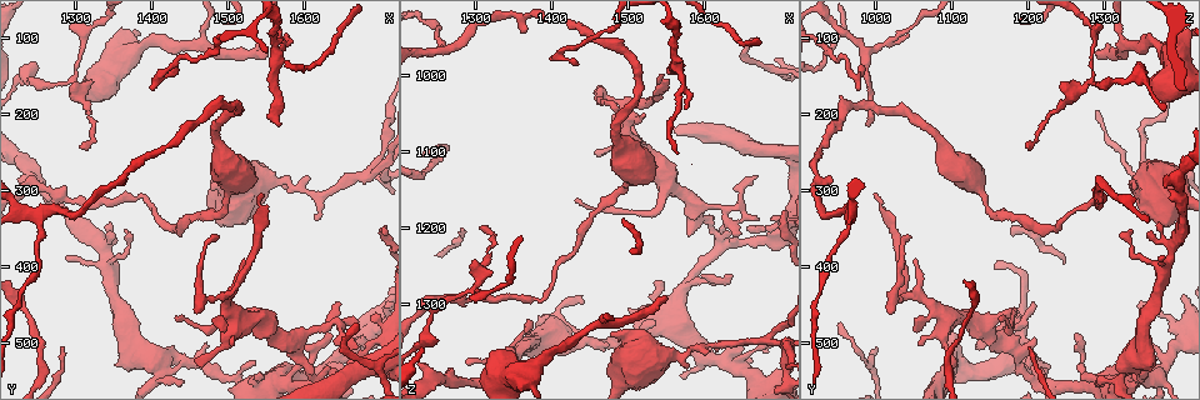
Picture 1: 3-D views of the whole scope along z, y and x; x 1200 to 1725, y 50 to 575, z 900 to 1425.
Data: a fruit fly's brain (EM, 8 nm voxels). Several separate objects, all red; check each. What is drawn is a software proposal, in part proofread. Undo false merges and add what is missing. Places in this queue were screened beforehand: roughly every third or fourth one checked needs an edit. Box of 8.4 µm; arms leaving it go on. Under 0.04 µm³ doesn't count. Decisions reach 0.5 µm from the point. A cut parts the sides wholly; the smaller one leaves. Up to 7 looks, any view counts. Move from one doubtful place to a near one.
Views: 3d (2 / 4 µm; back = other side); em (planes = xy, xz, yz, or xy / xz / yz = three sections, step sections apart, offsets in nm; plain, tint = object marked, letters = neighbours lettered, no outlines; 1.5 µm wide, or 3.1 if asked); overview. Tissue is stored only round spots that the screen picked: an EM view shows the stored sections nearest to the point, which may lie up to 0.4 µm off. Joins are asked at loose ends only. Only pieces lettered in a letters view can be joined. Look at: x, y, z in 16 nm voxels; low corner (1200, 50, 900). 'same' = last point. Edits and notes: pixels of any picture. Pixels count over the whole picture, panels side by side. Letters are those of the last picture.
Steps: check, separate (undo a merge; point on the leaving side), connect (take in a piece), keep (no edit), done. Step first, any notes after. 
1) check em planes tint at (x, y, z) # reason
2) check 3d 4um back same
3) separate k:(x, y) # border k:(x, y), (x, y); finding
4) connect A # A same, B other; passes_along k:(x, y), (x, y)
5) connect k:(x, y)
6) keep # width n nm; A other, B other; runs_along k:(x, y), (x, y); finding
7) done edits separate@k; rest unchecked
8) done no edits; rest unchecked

check em xz step 4 letters at (1565, 210, 990) # tapers out

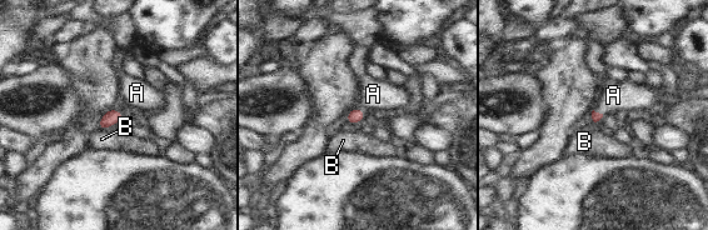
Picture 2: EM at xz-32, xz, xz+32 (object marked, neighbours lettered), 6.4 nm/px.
connect A # A same, B other; passes_along 2:(354, 115), (362, 111), (373, 94); it goes on there

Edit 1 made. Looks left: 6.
check overview # redraw

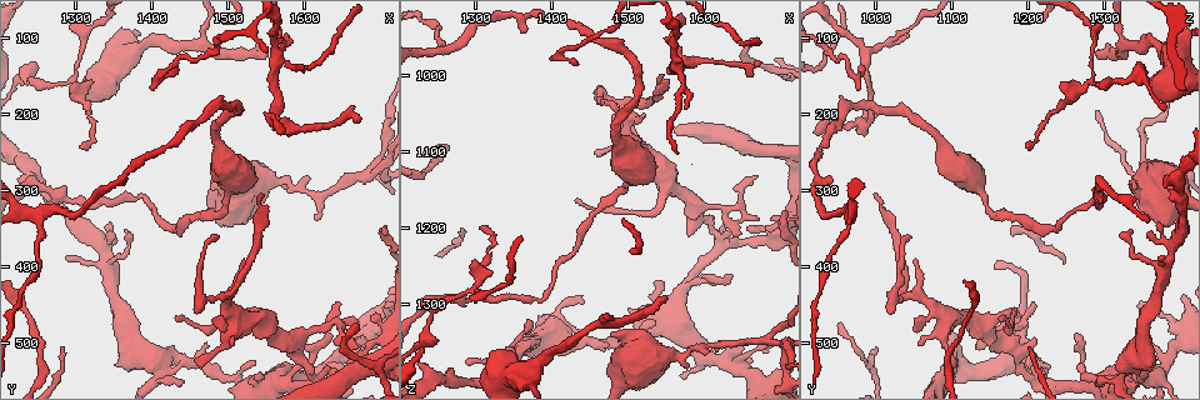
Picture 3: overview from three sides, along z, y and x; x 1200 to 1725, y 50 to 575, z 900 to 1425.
check em xy step 4 letters at (1550, 125, 1290) # an open end

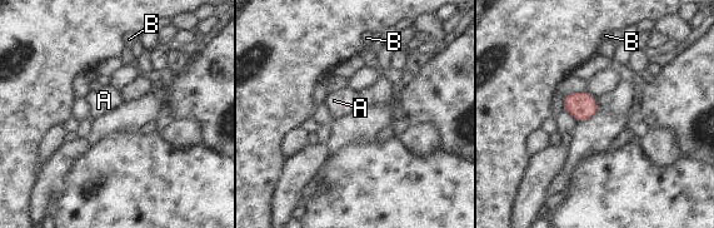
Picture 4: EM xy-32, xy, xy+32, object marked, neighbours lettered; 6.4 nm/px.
check em planes letters same # another direction

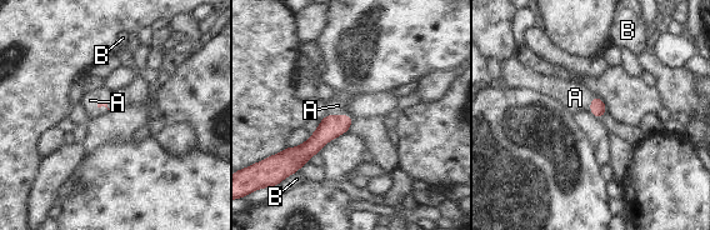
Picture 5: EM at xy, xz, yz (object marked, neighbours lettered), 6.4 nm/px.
connect A # A same, B other; the neuron continues

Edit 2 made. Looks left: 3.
check overview # see it whole again

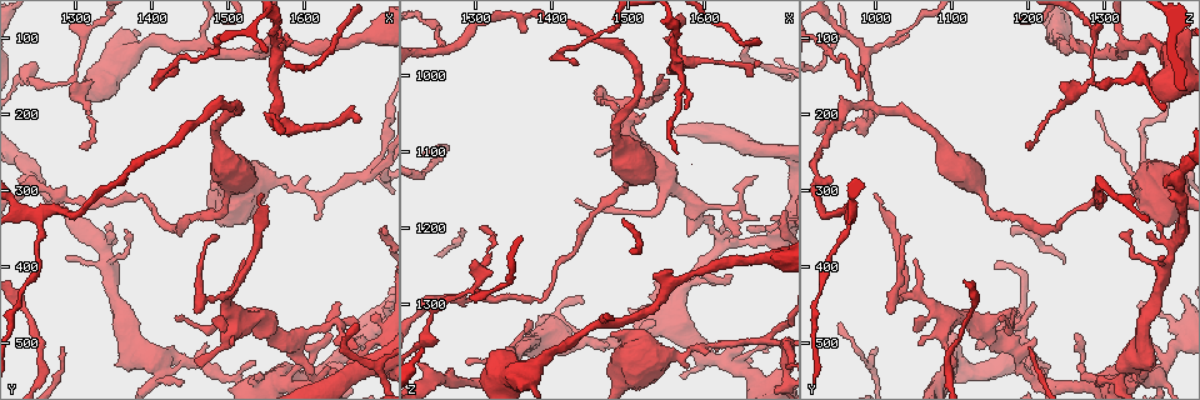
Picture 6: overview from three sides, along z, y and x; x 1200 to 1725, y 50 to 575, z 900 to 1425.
check em planes letters at (1505, 500, 1060) # an open end

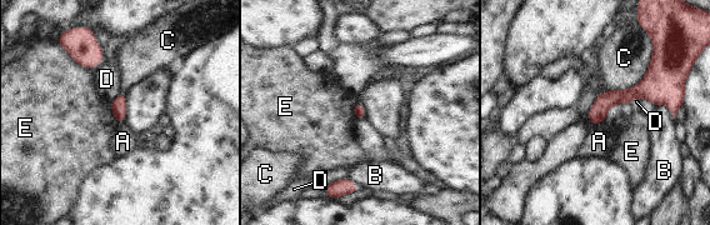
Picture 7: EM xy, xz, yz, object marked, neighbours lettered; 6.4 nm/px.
keep # A other, B other, C other, D other, E other; border 7:(64, 48), (75, 61), (94, 68); no lettered piece goes on from it

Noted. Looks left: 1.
done edits connect@2, connect@5; rest unchecked

